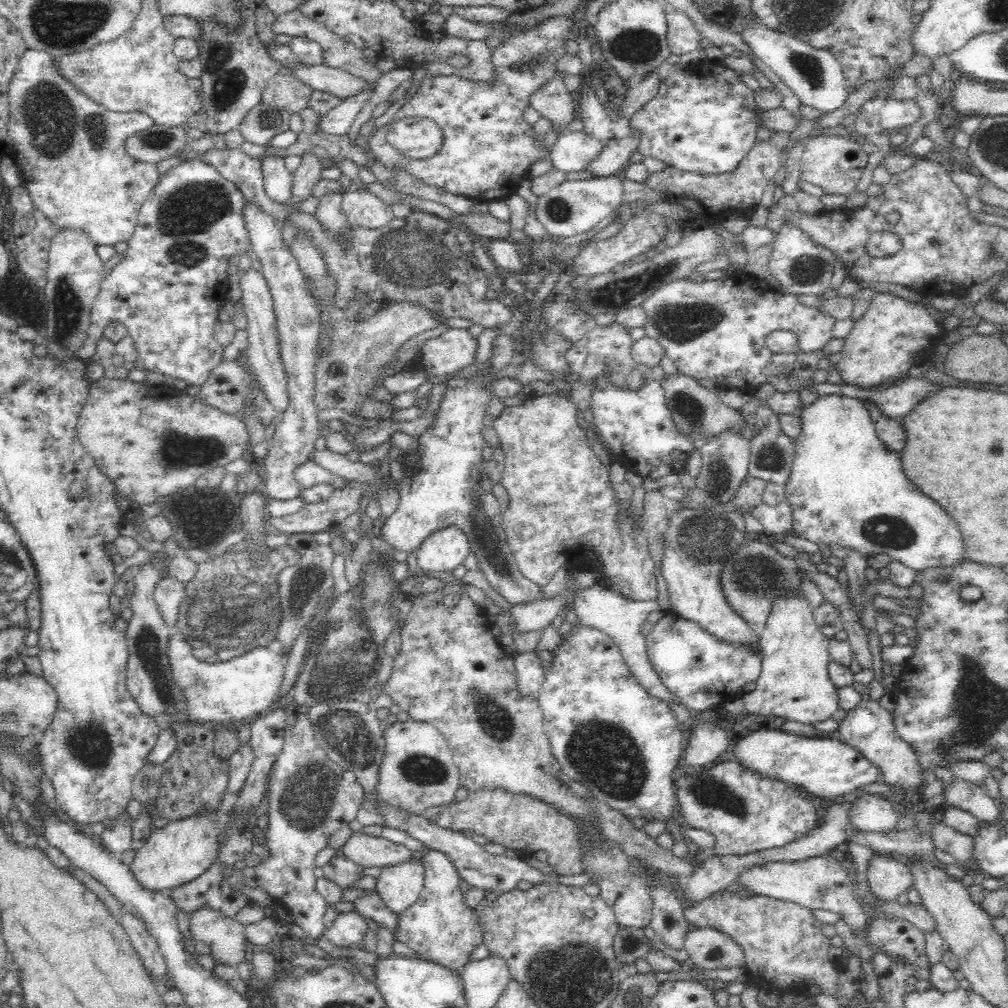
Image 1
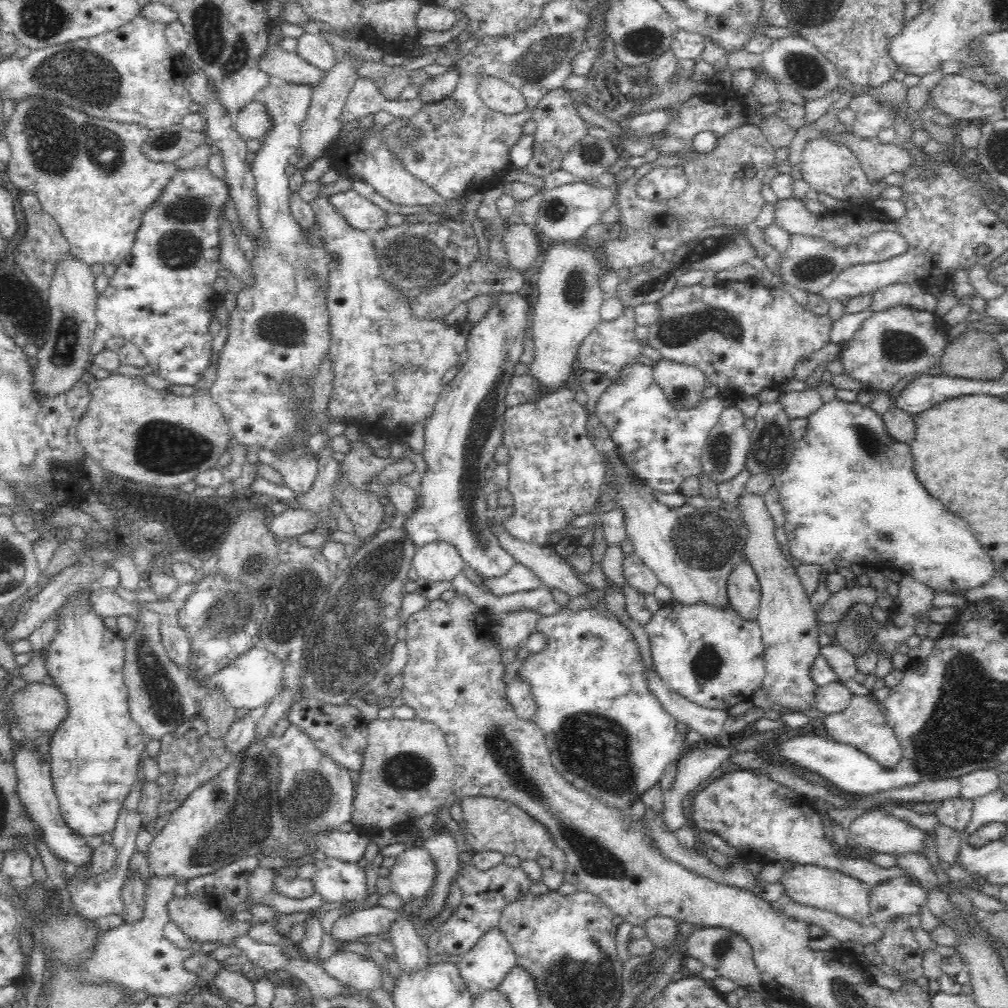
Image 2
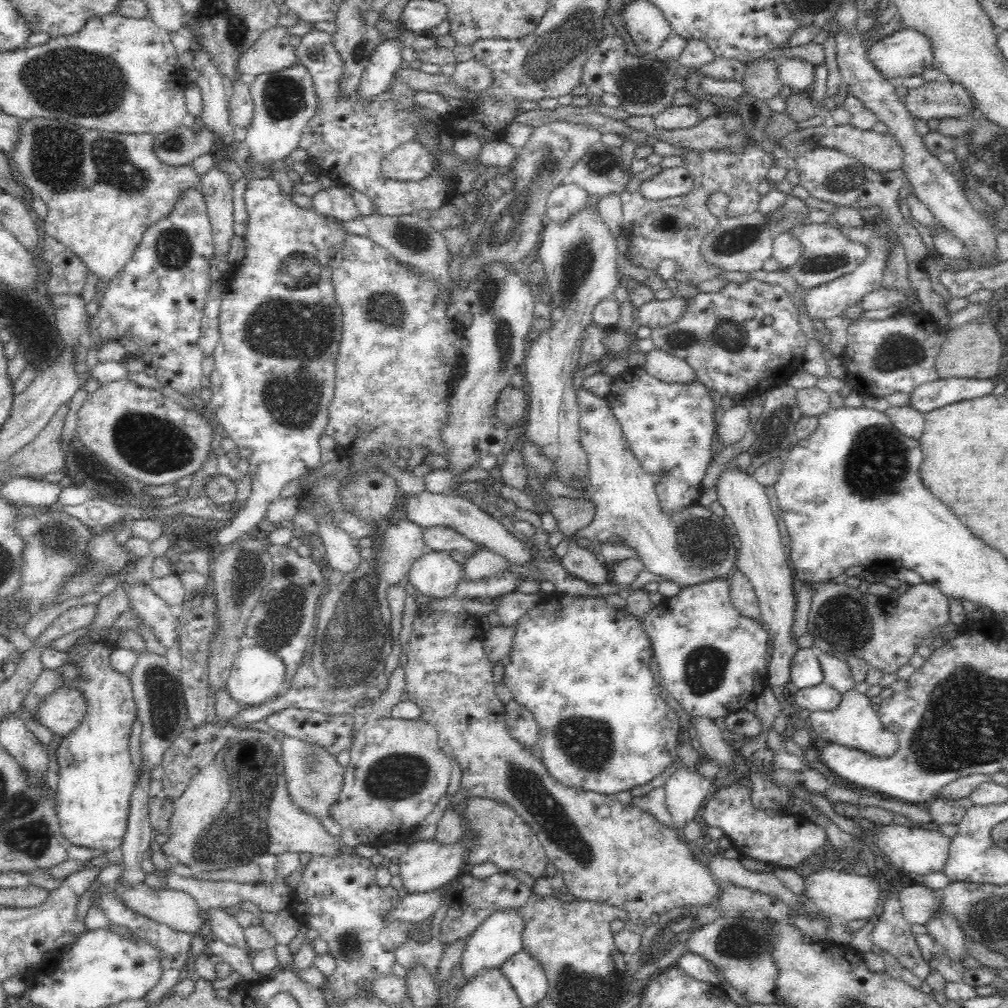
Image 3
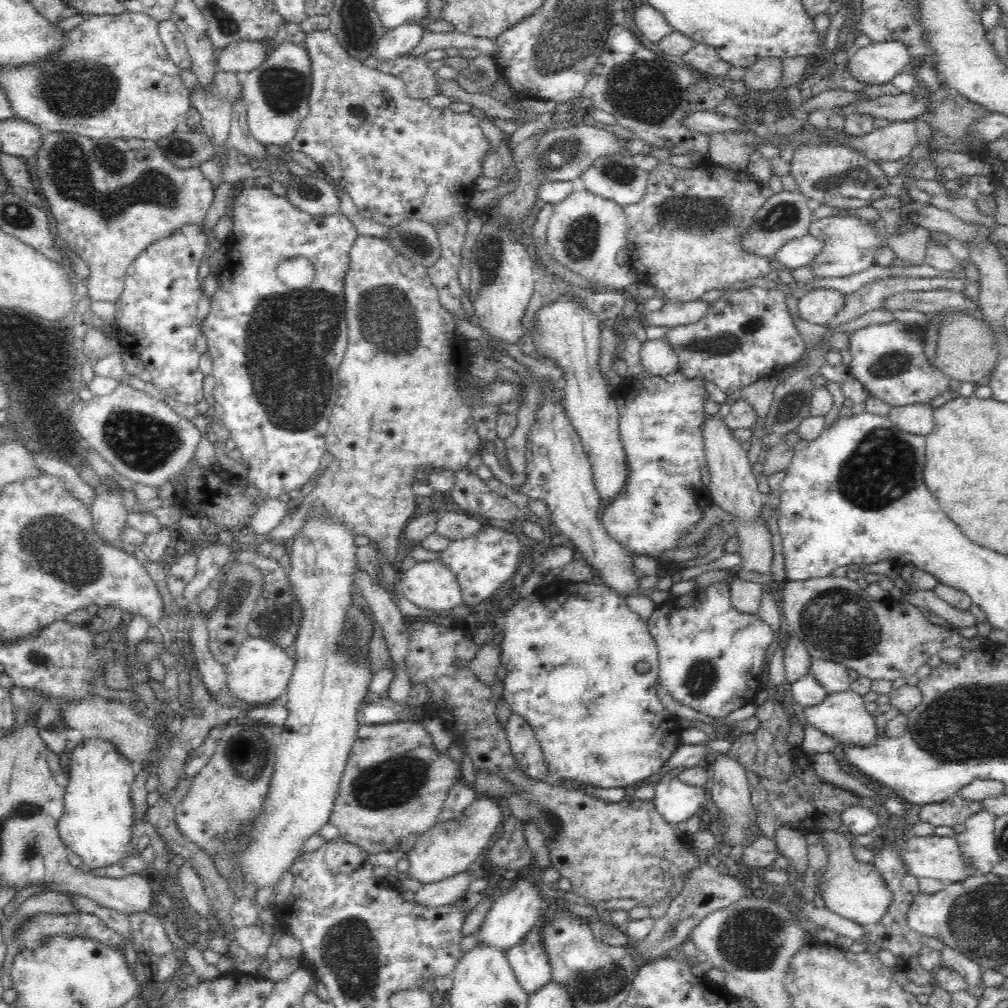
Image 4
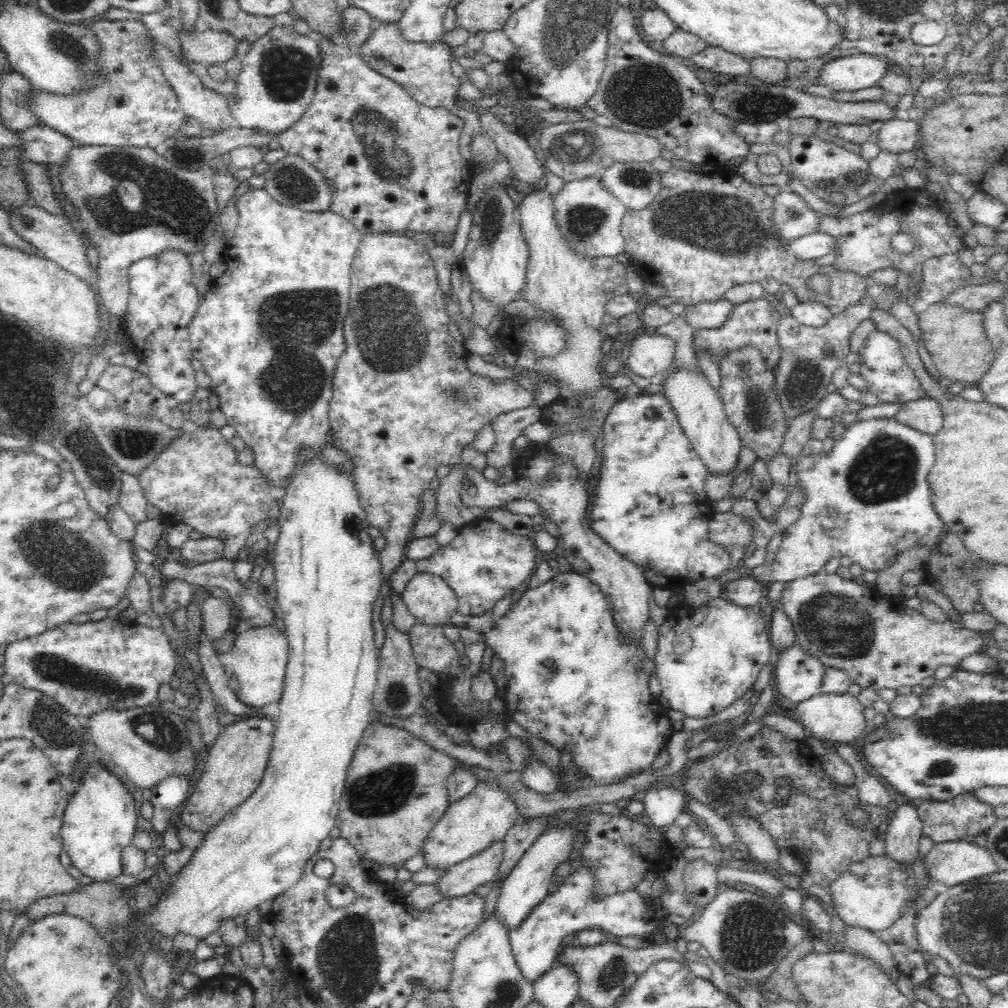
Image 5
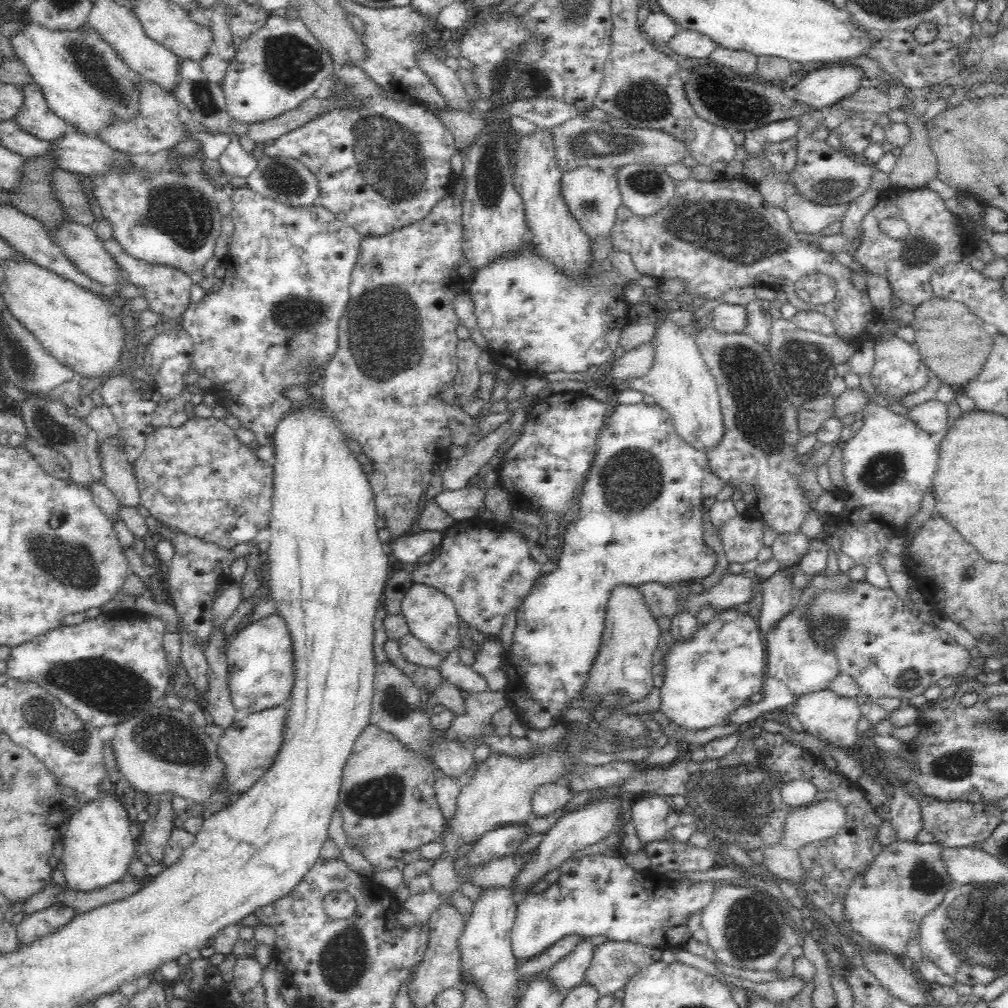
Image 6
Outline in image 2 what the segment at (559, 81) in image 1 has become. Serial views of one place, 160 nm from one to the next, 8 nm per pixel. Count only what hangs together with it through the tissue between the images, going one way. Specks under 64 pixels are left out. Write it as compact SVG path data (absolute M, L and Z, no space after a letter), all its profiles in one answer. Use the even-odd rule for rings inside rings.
M562 88L551 90L540 100L534 109L532 119L536 120L538 127L532 135L534 138L533 154L530 162L526 164L526 169L532 176L546 180L552 172L561 168L564 155L580 140L589 136L589 128L576 111L575 99Z

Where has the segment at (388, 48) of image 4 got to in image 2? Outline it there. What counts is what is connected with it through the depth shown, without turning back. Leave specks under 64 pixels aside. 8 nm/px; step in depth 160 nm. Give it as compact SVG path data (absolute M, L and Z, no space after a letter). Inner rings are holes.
M360 77L348 95L339 116L339 123L352 122L352 120L361 119L367 114L374 114L380 110L386 110L385 112L392 114L394 106L380 93L380 89L372 79Z

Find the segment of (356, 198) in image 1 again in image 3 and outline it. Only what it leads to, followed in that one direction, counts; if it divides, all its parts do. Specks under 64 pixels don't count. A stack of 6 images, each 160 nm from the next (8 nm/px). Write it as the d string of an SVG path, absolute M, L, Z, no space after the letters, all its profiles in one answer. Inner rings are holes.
M336 183L333 187L319 190L310 197L312 208L319 215L338 221L349 221L361 215L352 201L352 196L341 184Z

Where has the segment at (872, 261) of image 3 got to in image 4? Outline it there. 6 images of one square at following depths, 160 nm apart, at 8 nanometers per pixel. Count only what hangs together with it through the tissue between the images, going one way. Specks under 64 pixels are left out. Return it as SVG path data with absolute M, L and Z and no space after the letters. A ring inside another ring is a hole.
M830 288L812 289L797 300L798 316L812 324L826 325L844 306L844 294Z

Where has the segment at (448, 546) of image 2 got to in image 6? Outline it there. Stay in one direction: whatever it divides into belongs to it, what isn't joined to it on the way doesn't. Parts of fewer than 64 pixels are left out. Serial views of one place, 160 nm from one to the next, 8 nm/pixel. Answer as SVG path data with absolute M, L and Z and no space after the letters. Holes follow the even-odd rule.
M415 582L404 595L401 614L408 626L408 632L416 639L422 641L428 649L442 655L442 660L460 647L458 630L462 625L450 598L434 587L424 583Z

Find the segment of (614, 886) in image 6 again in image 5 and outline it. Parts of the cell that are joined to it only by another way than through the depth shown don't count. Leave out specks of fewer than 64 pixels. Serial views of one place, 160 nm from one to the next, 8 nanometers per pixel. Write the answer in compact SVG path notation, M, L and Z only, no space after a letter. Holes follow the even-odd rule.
M579 866L570 872L555 890L542 898L518 926L509 929L509 939L512 953L518 962L522 975L530 983L541 978L554 965L554 959L560 952L562 940L569 934L588 929L602 930L621 936L637 936L648 942L655 942L658 935L663 934L663 922L666 915L659 915L661 908L655 908L651 899L646 899L640 892L624 890L616 894L608 894L598 898L594 894L595 878L589 866Z

